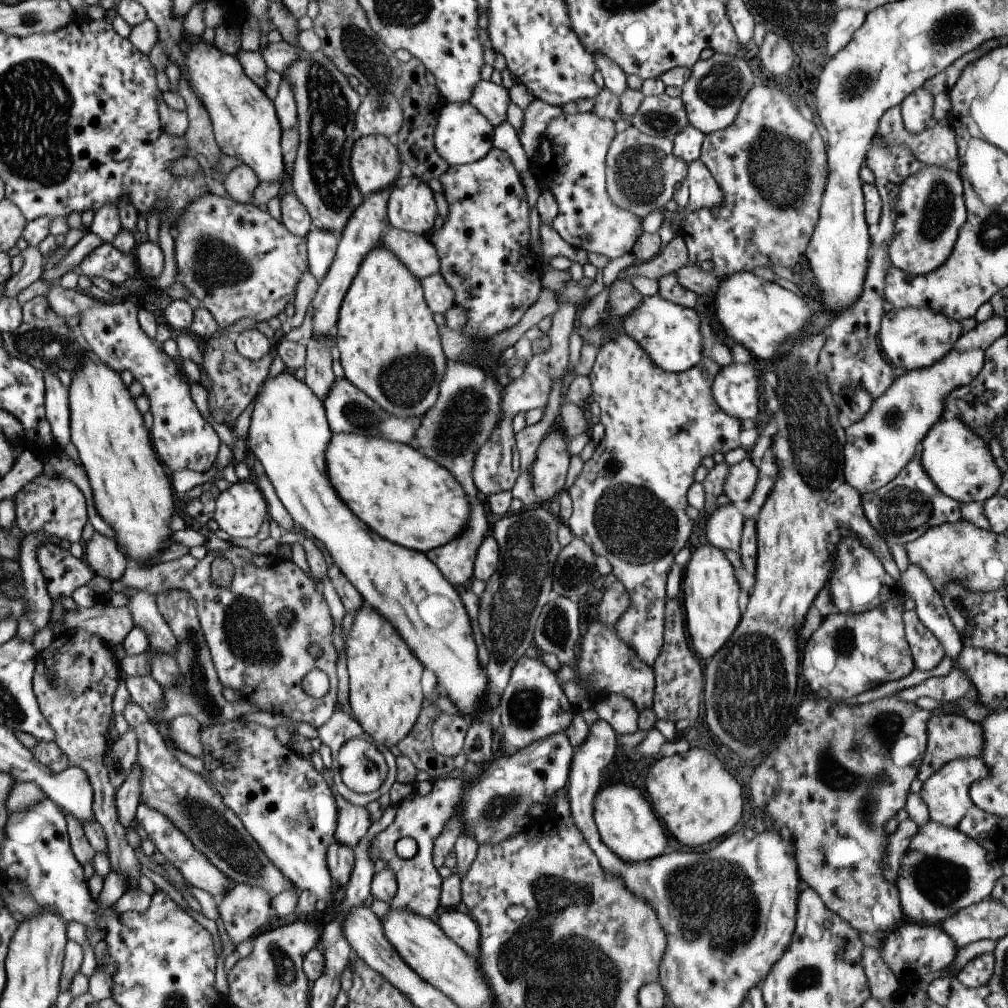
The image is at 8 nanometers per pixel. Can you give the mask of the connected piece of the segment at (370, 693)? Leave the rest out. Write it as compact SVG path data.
M361 607L353 614L345 646L351 716L374 742L389 749L404 739L417 722L424 699L419 684L423 668L397 632L373 608Z

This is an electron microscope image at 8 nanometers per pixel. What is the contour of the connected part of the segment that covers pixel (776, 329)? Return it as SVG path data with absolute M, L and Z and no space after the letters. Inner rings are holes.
M751 271L723 277L712 297L721 330L757 360L771 358L783 340L803 334L804 326L809 322L809 310L801 299L775 282L753 275Z

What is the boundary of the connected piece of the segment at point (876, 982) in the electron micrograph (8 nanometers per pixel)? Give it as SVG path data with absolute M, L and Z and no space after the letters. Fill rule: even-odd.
M864 946L861 951L860 965L867 979L870 997L875 1000L885 1000L896 990L899 984L896 976L885 966L878 950Z

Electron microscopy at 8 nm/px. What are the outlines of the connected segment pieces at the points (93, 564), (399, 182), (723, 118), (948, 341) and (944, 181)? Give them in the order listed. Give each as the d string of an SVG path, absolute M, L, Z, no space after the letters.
M93 531L91 538L82 545L82 559L95 575L109 581L116 581L122 576L128 563L124 554L113 544L113 540Z
M403 173L392 182L386 204L388 225L424 235L433 229L436 208L433 192L418 178Z
M713 53L710 58L699 59L691 66L689 78L680 88L678 97L683 103L688 124L707 134L723 130L733 122L743 97L752 86L751 70L742 59Z
M886 308L880 320L878 346L882 356L893 368L902 368L904 372L912 371L924 369L939 361L949 352L952 344L962 333L961 325L957 321L942 314L933 313L929 308Z
M922 166L900 184L893 234L888 244L890 264L913 276L926 275L950 255L958 230L965 224L960 176L936 166Z

